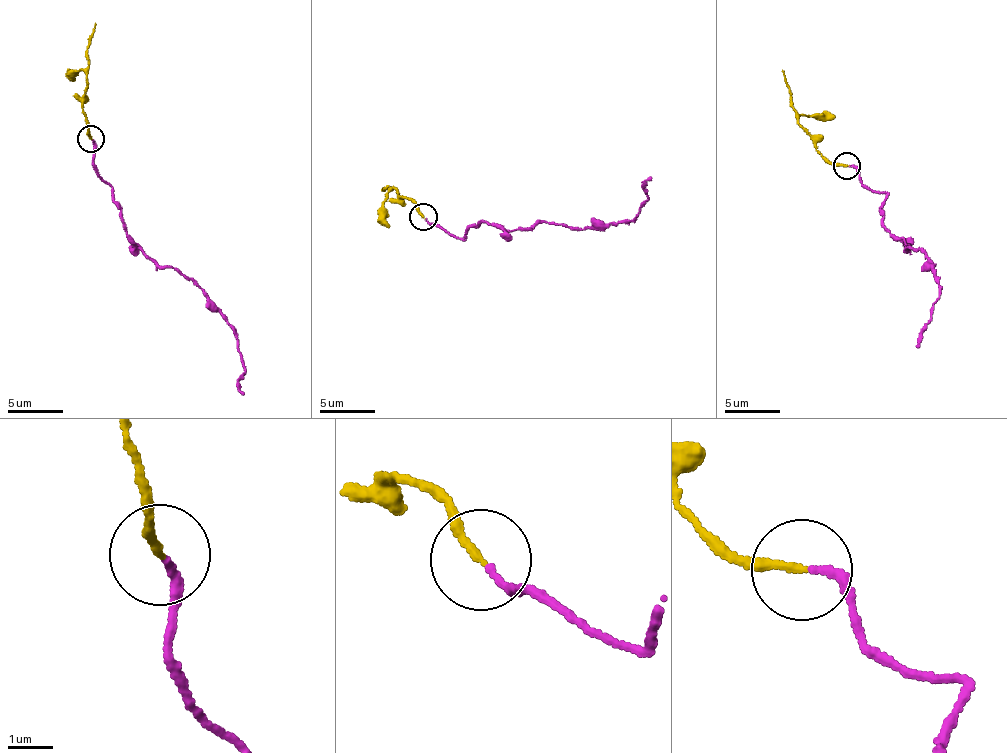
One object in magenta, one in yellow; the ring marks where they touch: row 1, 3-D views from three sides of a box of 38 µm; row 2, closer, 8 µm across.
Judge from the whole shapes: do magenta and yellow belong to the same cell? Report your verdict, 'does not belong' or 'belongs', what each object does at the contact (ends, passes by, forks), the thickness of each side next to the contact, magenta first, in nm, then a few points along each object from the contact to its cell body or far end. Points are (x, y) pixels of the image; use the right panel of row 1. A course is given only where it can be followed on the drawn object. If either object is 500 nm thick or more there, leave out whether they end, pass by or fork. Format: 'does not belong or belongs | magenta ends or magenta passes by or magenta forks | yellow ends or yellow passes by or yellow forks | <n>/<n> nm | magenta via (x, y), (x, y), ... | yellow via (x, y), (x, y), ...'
belongs | magenta ends | yellow ends | 150/180 nm | magenta via (849, 166), (861, 183), (886, 194), (884, 228), (903, 238), (904, 250), (918, 246), (939, 284), (916, 346) | yellow via (846, 167), (815, 149), (790, 106), (790, 93), (781, 69)

